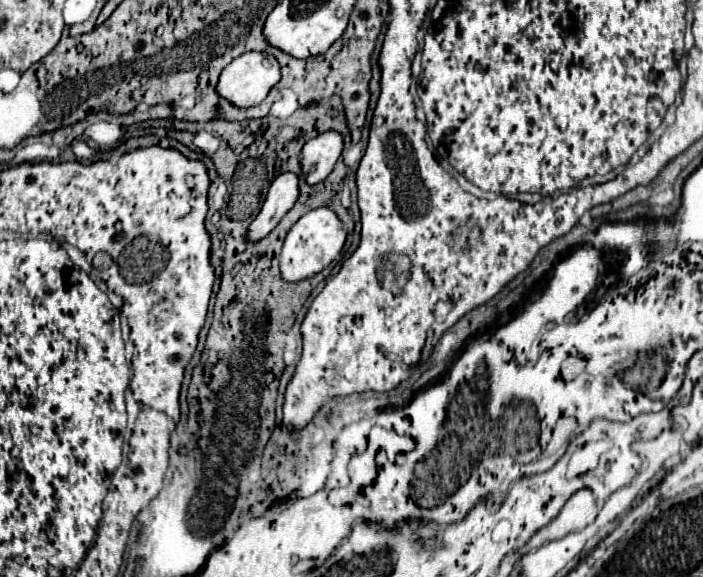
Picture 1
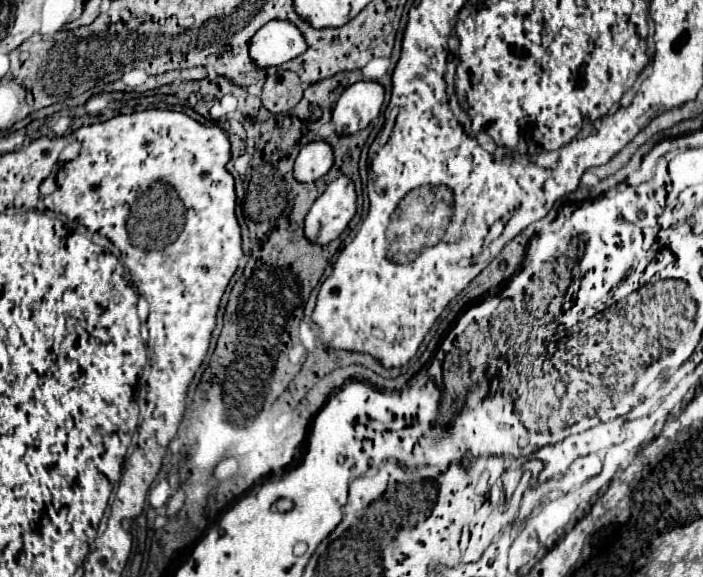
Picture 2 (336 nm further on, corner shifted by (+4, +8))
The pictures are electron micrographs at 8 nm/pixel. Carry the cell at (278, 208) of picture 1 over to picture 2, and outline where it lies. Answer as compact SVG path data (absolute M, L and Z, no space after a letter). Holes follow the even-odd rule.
M323 140L309 142L307 146L301 148L295 160L295 178L307 184L327 174L331 166L333 166L333 148Z

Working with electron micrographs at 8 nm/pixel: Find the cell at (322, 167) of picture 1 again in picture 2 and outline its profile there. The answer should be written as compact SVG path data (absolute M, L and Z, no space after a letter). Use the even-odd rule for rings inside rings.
M355 82L351 84L335 104L333 124L337 134L355 134L369 126L379 116L385 100L385 88L379 82Z

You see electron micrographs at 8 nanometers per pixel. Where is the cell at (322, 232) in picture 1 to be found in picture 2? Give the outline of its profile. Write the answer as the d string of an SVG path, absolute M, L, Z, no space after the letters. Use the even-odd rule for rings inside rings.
M339 176L315 200L307 218L305 234L313 244L329 244L339 238L357 210L355 184L349 176Z

